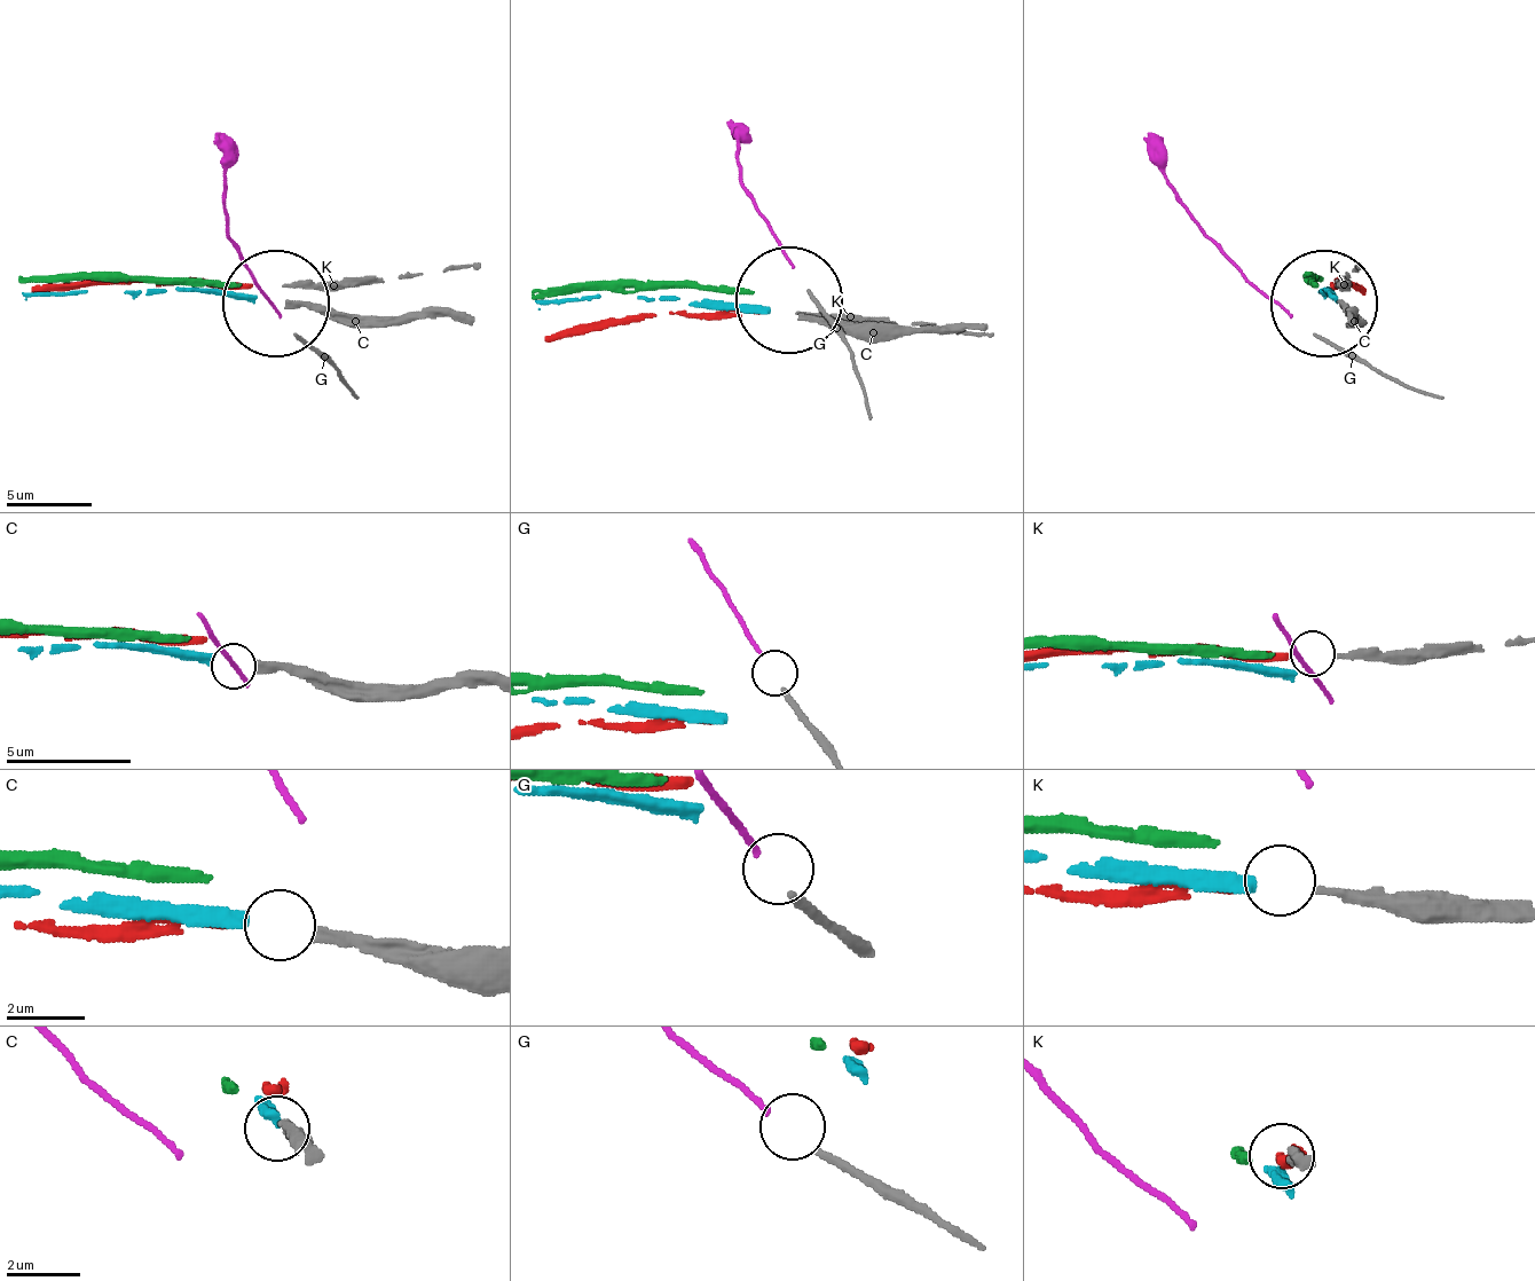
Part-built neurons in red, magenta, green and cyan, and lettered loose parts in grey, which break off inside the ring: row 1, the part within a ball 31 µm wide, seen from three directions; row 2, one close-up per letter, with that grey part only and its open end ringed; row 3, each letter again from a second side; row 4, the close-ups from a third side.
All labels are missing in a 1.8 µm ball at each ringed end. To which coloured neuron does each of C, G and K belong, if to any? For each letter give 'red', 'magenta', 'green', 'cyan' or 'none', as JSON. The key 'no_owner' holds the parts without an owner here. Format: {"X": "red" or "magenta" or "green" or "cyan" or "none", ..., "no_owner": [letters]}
{"C": "cyan", "G": "magenta", "K": "red", "no_owner": []}

